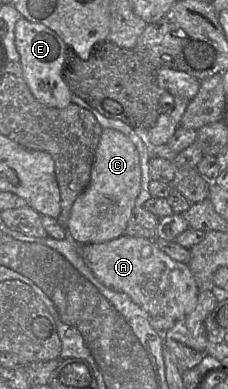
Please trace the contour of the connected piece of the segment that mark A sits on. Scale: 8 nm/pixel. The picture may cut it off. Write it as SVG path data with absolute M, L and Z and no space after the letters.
M122 235L103 243L81 245L81 256L103 285L128 295L150 317L179 320L196 306L200 288L190 268L161 251L154 239Z

